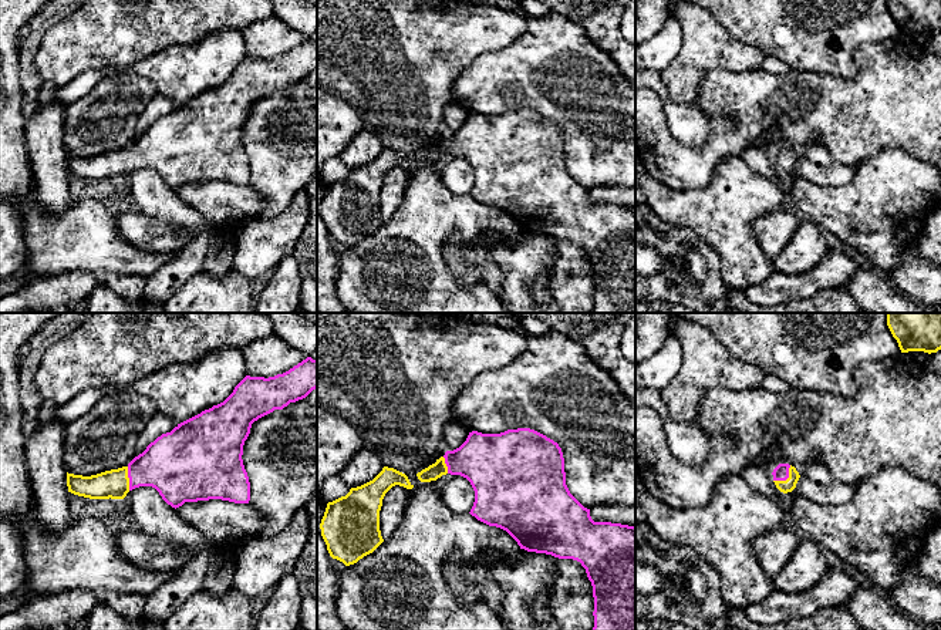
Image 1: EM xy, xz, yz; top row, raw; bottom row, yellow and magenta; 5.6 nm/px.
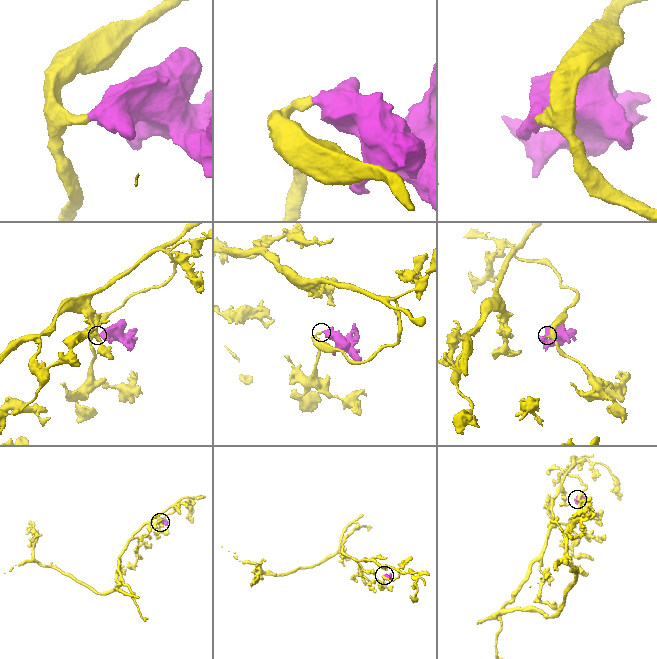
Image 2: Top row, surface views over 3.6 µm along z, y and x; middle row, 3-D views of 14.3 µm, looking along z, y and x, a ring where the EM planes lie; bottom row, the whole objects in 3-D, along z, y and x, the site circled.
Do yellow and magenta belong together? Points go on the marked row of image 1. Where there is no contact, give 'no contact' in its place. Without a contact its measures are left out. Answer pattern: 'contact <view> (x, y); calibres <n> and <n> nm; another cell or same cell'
contact yz (788, 478); calibres 70 and 90 nm; same cell

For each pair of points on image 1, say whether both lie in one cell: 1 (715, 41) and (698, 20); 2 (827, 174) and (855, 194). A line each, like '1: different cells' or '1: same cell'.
1: same cell
2: different cells

